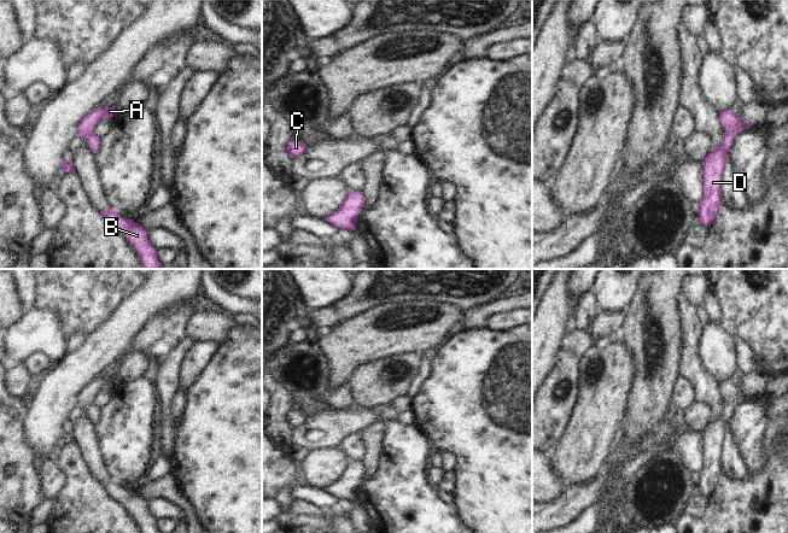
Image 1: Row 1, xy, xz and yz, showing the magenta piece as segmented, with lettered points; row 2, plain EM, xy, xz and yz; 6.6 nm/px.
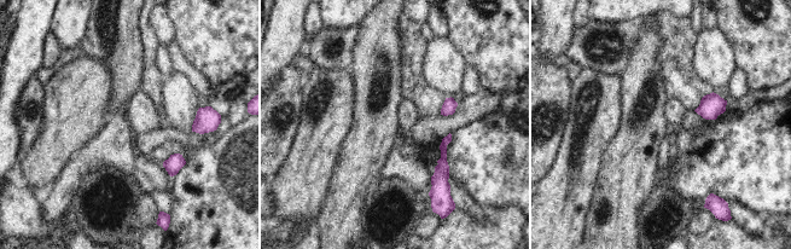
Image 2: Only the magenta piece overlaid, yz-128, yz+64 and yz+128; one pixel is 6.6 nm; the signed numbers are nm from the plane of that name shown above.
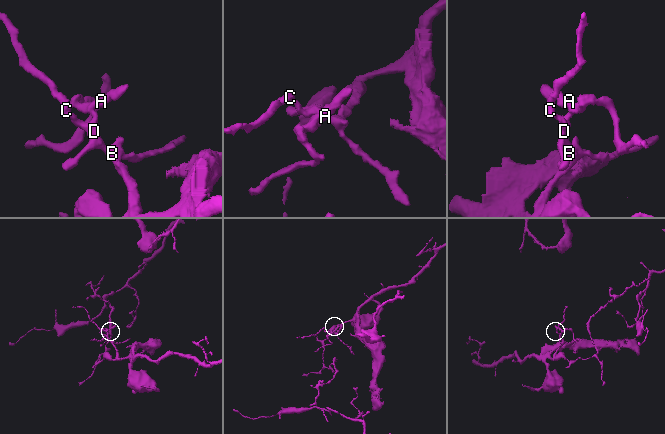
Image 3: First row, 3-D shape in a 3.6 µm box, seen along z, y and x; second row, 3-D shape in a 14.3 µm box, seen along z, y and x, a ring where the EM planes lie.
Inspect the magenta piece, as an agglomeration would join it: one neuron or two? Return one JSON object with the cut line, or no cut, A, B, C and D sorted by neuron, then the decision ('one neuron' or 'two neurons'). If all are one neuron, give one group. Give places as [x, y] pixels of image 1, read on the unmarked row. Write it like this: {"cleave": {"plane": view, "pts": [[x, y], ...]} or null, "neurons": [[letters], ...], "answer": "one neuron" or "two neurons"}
{"cleave": null, "neurons": [["A", "B", "C", "D"]], "answer": "one neuron"}

